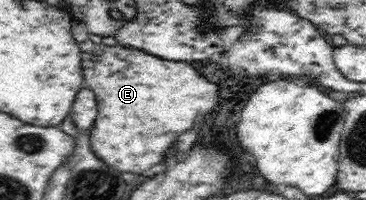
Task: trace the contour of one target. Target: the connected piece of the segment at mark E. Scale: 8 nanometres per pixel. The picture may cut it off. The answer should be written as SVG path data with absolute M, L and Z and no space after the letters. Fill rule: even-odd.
M72 20L71 31L80 48L84 82L98 100L98 118L90 132L92 150L108 166L132 174L150 170L176 148L180 134L198 124L198 116L216 108L218 86L202 78L194 66L154 58L121 44L104 45L78 20Z

